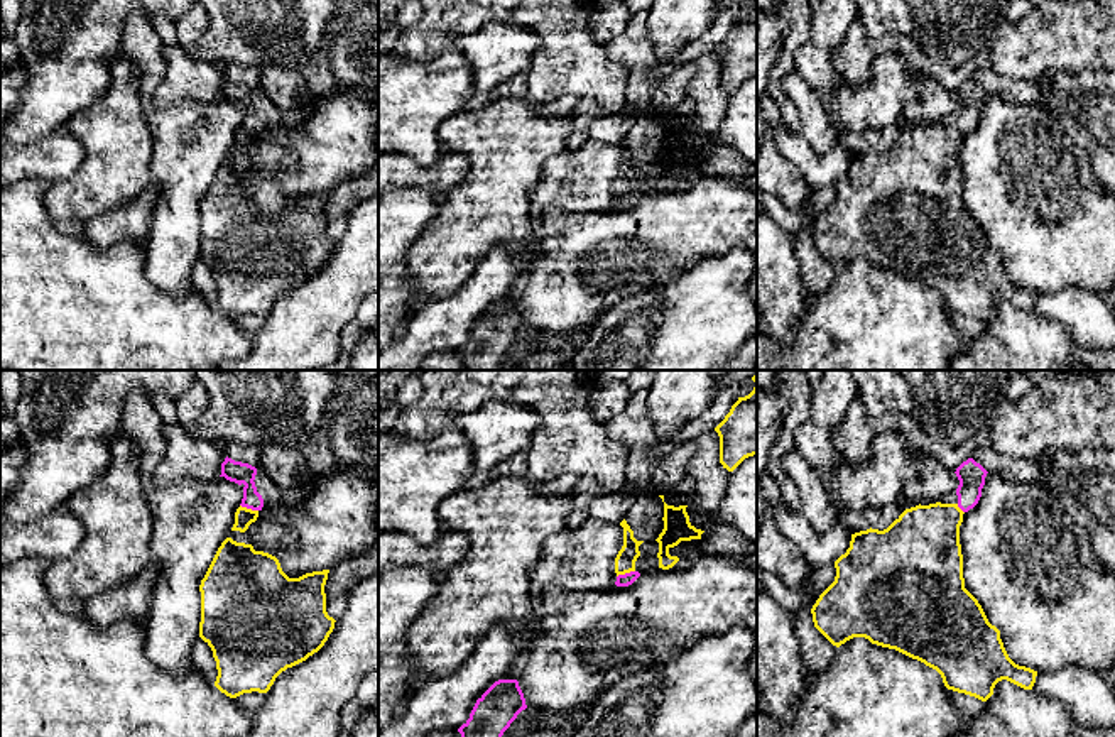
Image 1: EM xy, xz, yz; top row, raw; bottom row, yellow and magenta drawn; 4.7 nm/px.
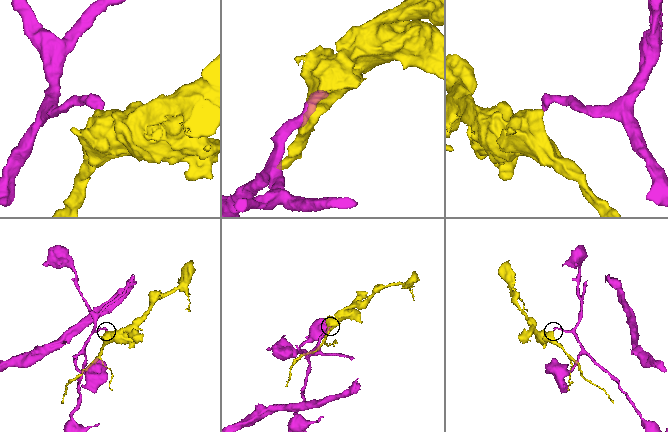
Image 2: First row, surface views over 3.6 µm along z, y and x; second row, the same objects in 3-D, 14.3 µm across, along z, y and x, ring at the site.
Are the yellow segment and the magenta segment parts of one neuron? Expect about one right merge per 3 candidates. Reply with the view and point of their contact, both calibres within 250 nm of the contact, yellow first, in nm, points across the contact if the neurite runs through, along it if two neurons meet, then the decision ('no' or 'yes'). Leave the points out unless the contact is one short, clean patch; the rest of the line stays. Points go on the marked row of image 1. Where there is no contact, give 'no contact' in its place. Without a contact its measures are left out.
meets yellow in xy at (249, 509); 90 nm thick on the yellow side, 100 nm on the other; border along xy (240, 504), (257, 511); no

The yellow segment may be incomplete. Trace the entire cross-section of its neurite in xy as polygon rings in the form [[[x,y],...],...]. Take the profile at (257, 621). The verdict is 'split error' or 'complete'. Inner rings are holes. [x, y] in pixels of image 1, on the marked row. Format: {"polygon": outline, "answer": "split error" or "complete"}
{"polygon": [[[226,538],[201,580],[199,637],[211,647],[218,676],[215,686],[230,698],[267,693],[275,678],[318,652],[334,629],[326,612],[329,570],[289,578],[275,556]]], "answer": "complete"}

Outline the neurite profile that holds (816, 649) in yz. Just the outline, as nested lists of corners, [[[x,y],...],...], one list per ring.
[[[835,565],[811,568],[806,578],[811,590],[809,602],[792,614],[808,681],[819,671],[826,669],[836,652],[836,646],[833,646],[814,627],[811,614],[813,605],[816,603],[819,595],[835,581],[835,576]]]

